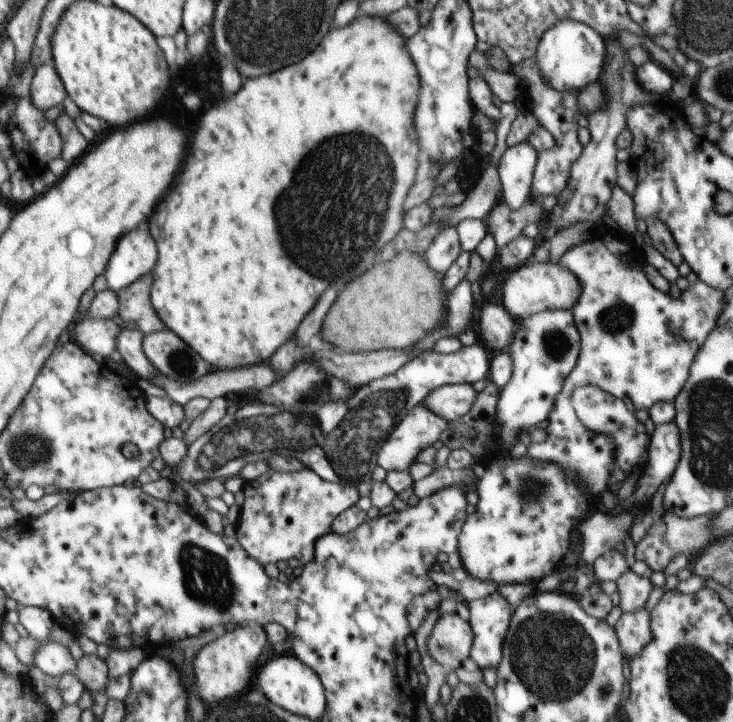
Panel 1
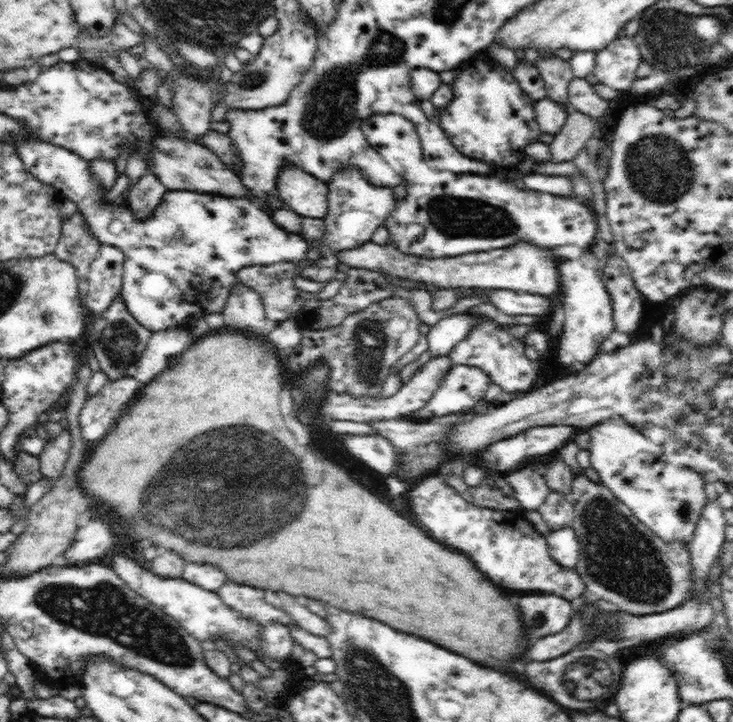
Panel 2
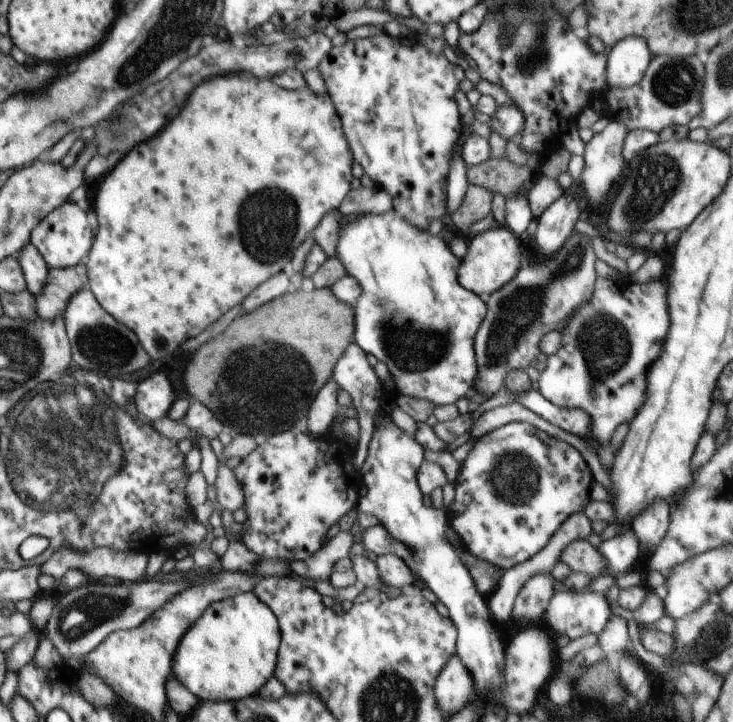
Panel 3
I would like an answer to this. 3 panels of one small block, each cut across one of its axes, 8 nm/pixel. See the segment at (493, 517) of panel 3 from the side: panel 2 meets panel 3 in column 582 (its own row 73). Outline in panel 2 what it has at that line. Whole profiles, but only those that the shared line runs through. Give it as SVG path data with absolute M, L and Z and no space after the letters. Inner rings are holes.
M485 52L464 60L456 68L456 80L452 82L454 98L440 114L439 125L452 144L470 158L506 166L513 171L524 158L524 148L539 140L542 132L538 126L530 98L501 64L493 62Z

